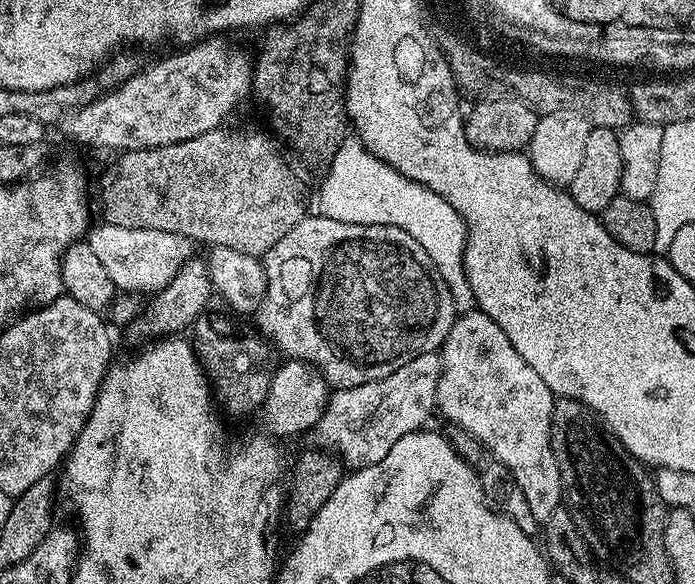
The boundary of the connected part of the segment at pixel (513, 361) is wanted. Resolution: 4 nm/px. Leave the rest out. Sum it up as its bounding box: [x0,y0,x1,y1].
[436,310,564,522]

